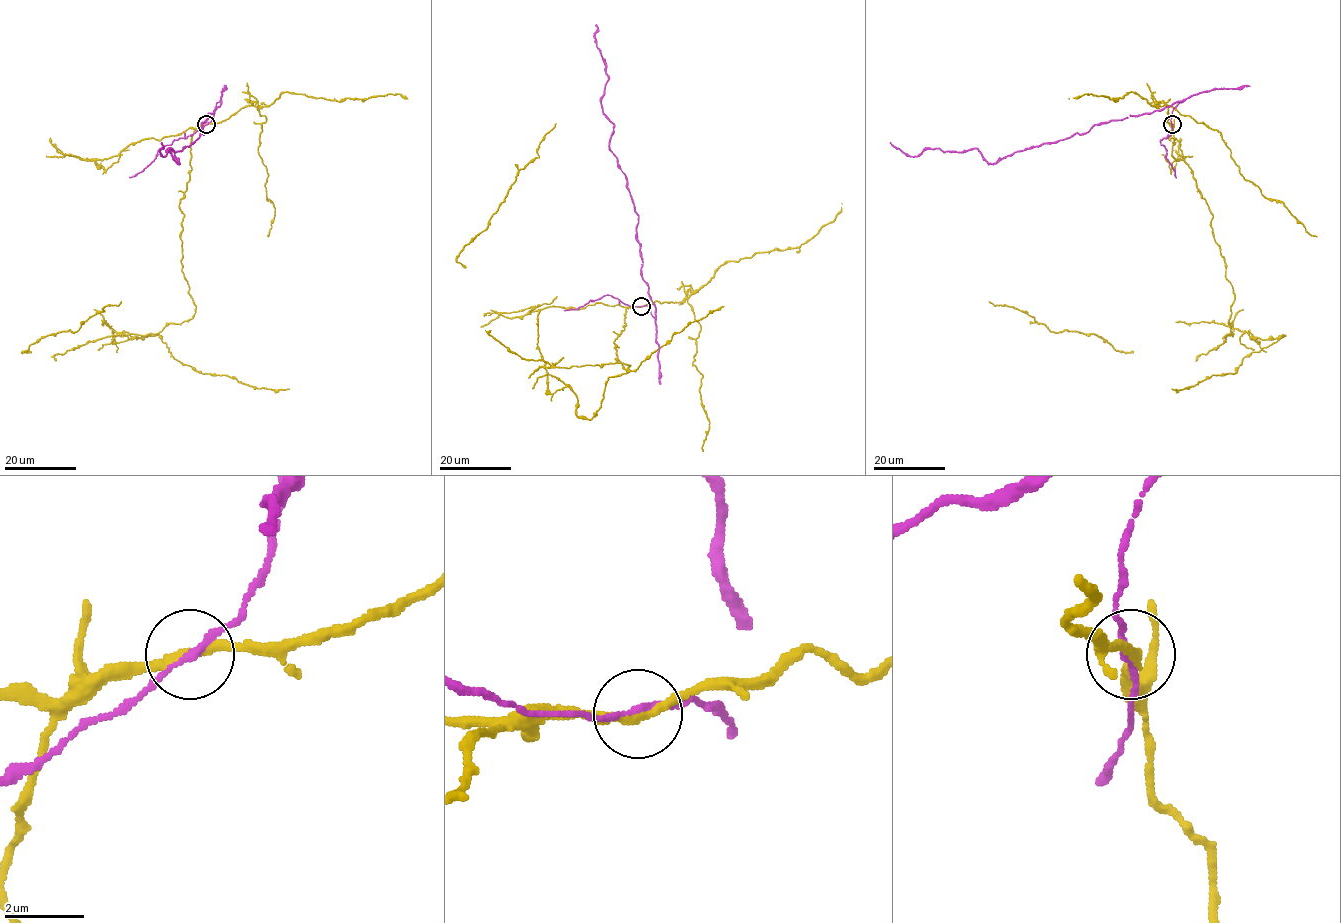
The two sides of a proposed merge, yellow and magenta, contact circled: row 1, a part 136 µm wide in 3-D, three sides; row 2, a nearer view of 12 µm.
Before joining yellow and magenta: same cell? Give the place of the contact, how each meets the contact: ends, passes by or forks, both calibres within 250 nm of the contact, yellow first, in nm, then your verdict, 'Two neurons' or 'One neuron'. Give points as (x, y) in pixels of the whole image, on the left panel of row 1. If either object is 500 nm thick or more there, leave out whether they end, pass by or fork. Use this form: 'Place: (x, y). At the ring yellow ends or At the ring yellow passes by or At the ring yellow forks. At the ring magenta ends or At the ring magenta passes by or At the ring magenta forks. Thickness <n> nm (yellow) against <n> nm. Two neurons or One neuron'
Place: (206, 124). At the ring yellow passes by. At the ring magenta passes by. Thickness 240 nm (yellow) against 160 nm. Two neurons

